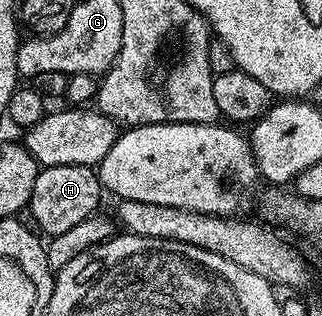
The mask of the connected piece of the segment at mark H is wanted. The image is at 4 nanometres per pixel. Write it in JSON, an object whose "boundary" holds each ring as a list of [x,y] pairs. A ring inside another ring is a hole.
{"boundary":[[[45,165],[34,179],[34,191],[28,200],[27,212],[32,213],[36,220],[35,228],[41,234],[48,233],[49,238],[57,237],[101,208],[100,193],[100,174],[93,166]]]}

